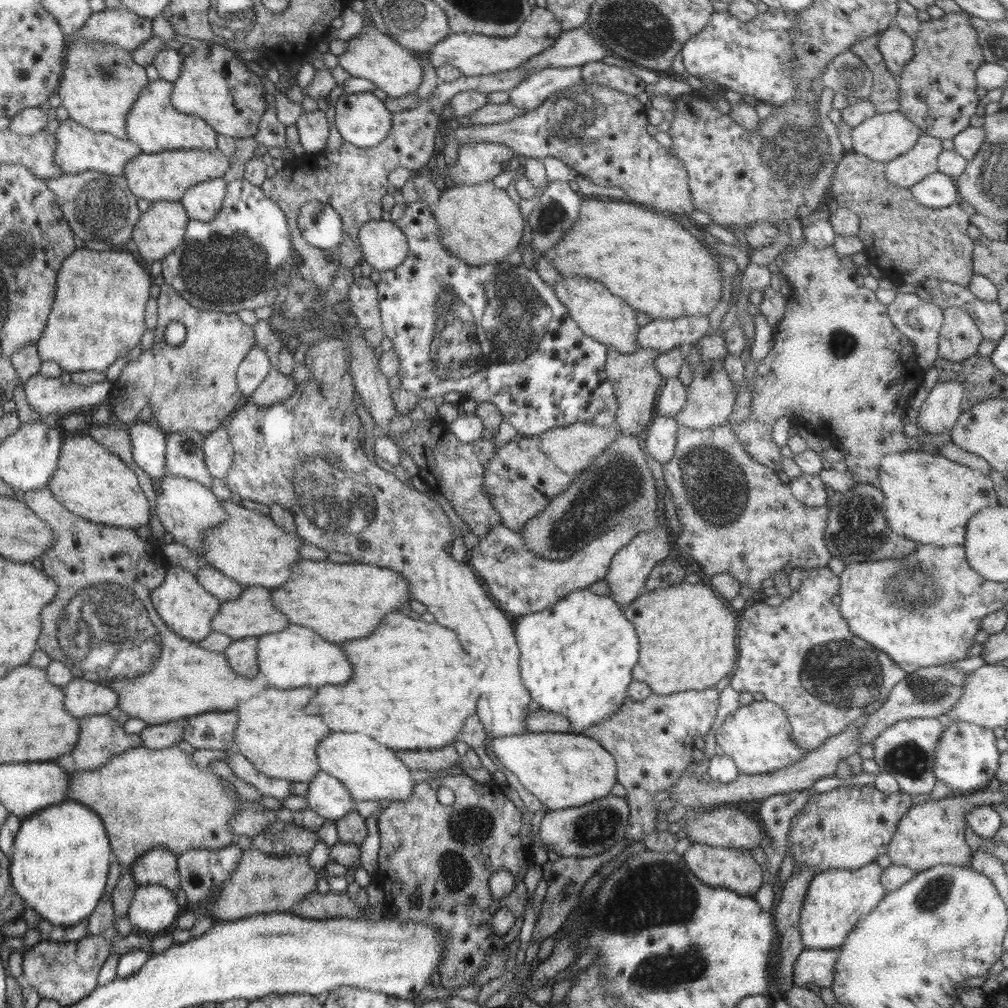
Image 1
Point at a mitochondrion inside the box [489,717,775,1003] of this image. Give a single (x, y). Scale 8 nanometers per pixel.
(660, 891)

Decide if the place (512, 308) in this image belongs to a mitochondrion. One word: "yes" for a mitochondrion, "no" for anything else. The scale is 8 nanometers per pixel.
yes

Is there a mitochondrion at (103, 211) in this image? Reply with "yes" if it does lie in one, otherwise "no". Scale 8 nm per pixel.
yes

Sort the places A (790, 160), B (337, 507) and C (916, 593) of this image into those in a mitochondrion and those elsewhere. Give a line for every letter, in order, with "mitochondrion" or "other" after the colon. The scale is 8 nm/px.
A: mitochondrion
B: mitochondrion
C: mitochondrion

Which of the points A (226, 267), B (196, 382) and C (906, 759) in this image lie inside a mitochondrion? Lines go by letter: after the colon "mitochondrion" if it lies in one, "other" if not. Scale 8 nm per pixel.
A: mitochondrion
B: mitochondrion
C: mitochondrion

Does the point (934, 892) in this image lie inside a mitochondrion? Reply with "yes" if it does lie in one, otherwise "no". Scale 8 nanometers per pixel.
yes

